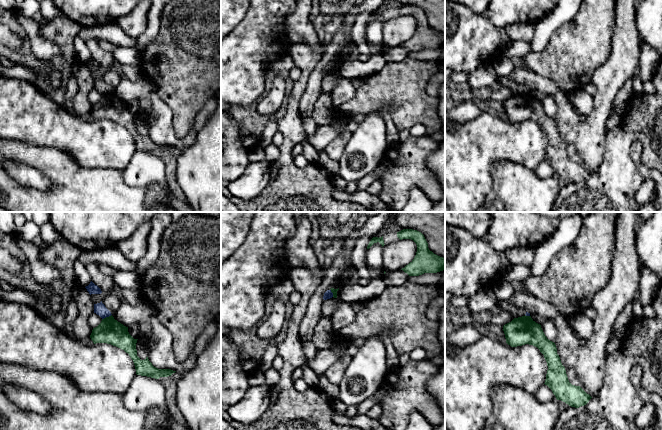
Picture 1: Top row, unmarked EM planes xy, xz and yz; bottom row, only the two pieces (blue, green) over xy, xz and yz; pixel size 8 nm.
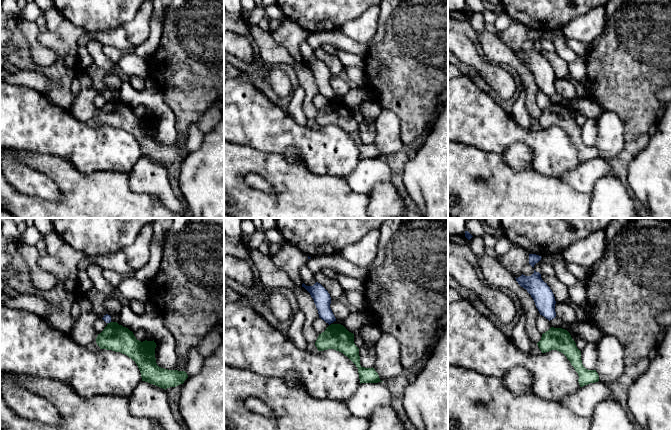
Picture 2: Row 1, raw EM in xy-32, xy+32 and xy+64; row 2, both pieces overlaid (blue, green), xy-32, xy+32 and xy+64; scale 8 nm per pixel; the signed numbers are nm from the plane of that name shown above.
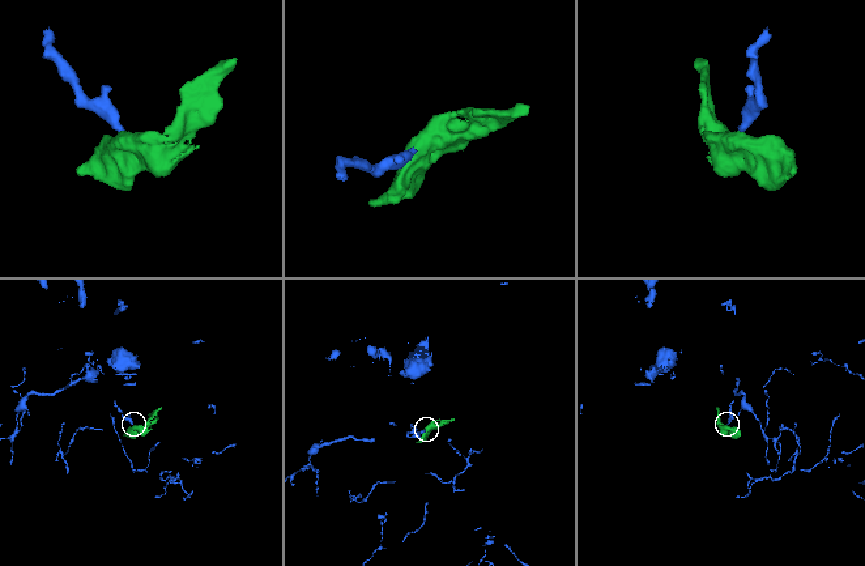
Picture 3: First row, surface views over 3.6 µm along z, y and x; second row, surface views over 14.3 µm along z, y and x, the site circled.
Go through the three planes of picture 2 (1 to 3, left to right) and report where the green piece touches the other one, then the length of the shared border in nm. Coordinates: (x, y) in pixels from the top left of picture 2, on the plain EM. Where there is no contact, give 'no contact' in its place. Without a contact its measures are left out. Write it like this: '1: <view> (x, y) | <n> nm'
1: xy-32 (109, 98) | 30 nm
2: no contact
3: no contact

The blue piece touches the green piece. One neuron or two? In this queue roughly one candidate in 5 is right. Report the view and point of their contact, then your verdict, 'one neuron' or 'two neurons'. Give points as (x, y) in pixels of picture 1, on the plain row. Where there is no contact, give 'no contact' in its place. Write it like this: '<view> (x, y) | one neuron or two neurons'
xy (106, 92) | two neurons

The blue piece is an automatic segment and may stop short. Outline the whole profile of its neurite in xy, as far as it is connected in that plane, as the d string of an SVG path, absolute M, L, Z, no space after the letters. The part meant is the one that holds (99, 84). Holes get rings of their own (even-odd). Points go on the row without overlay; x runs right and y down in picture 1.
M102 79L94 80L94 89L99 91L102 95L111 92L111 88L105 83L105 81Z

